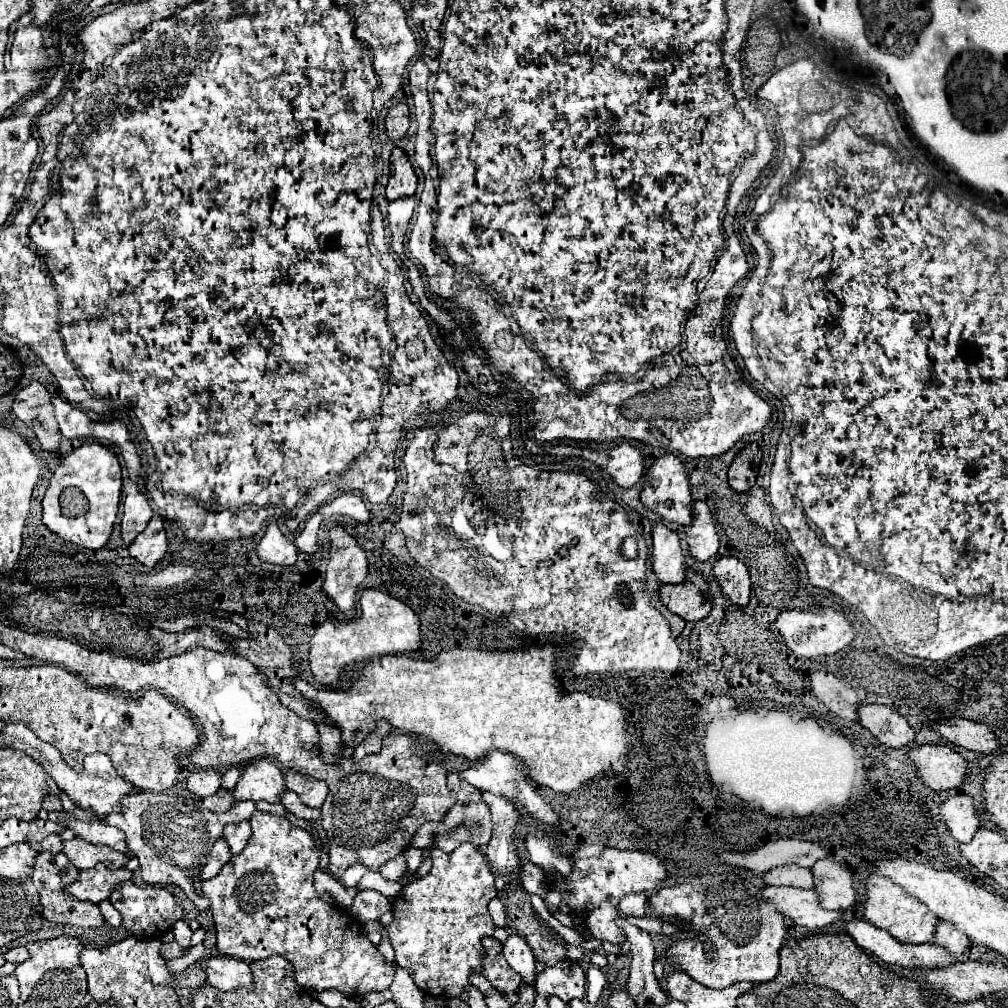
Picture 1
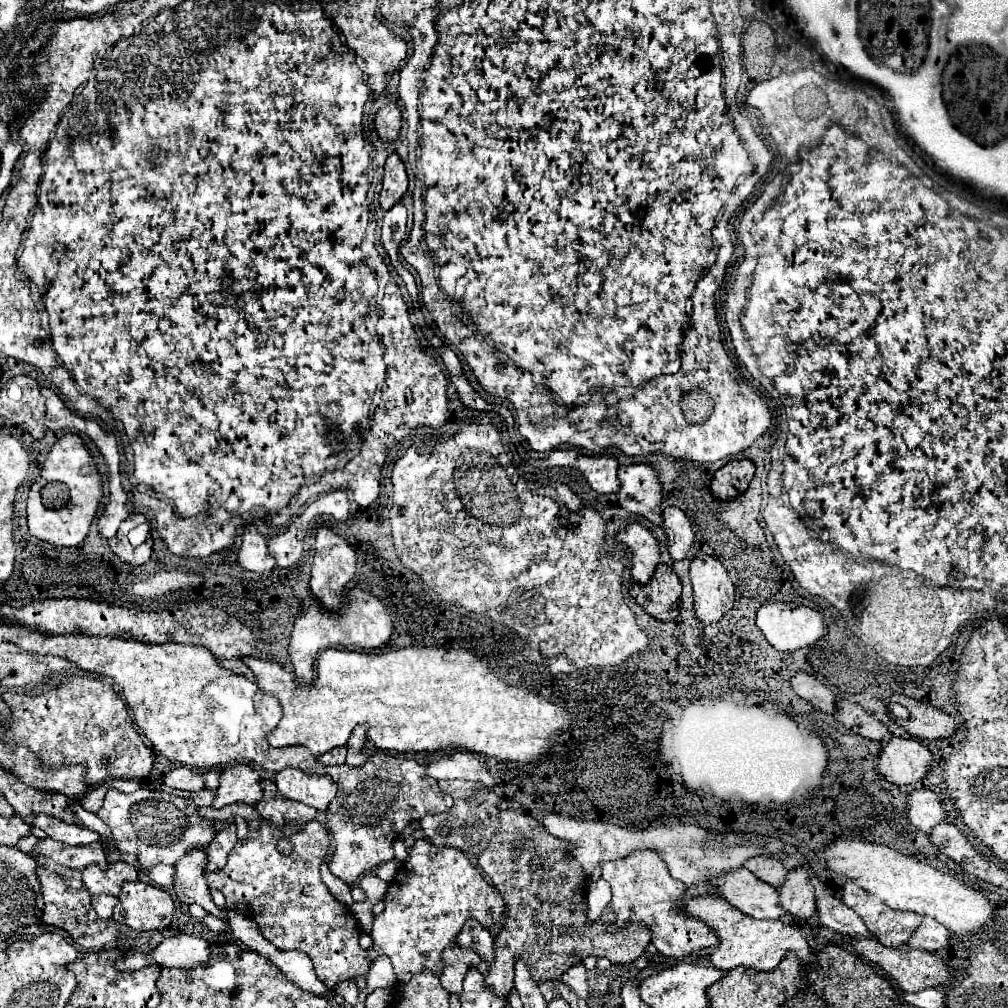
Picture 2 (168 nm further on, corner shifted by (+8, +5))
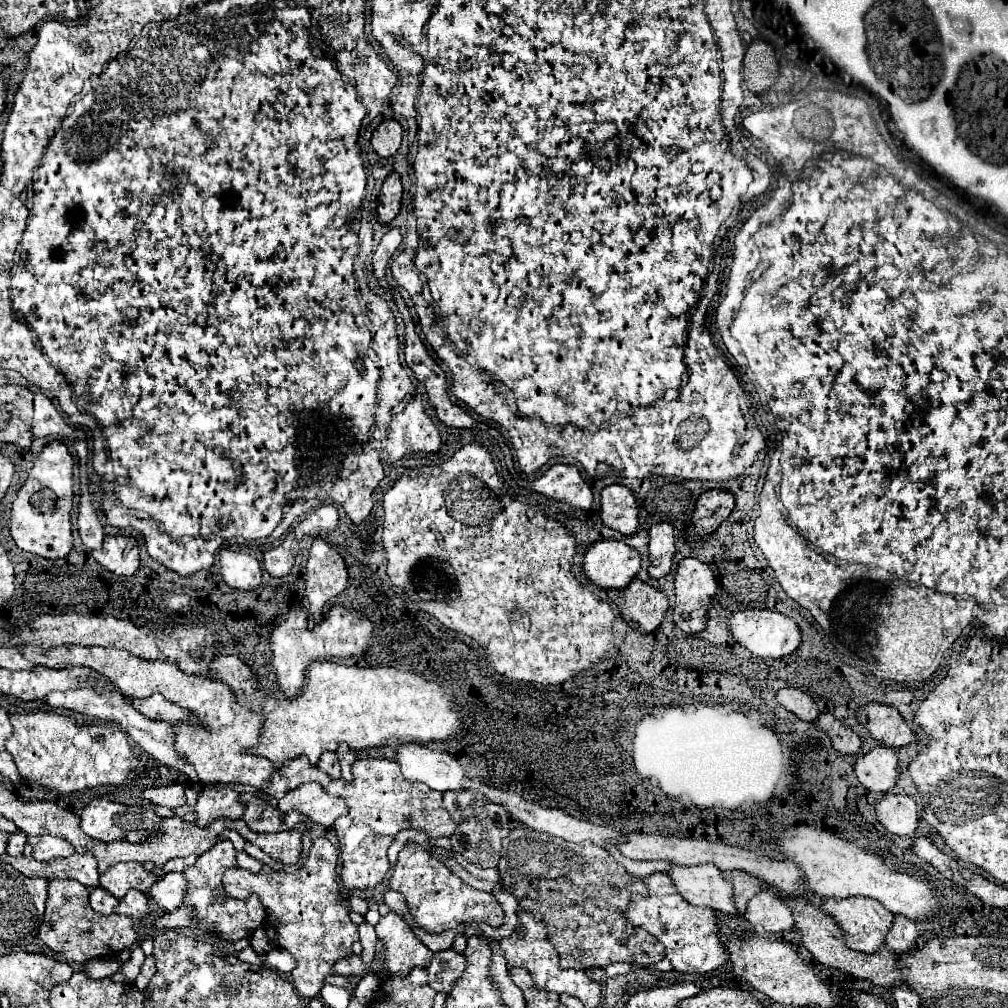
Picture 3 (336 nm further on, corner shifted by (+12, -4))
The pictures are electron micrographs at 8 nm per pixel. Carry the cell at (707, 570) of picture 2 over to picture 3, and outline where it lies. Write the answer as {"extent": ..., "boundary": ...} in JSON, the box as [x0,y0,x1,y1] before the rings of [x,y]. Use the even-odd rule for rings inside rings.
{"extent":[674,558,716,634],"boundary":[[[696,558],[680,560],[674,588],[674,624],[686,634],[702,632],[710,600],[716,594],[716,580],[710,566]]]}

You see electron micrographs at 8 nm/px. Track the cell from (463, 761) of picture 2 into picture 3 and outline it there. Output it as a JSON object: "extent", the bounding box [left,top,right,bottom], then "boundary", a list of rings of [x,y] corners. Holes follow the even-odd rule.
{"extent":[396,742,464,792],"boundary":[[[400,742],[396,762],[402,774],[412,782],[424,782],[438,792],[460,790],[464,770],[448,752],[432,750],[414,742]]]}

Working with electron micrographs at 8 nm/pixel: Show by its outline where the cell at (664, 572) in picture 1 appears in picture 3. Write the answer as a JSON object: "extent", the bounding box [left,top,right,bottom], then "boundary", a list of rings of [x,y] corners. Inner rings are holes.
{"extent":[582,540,640,588],"boundary":[[[602,540],[586,548],[582,570],[598,588],[624,588],[638,574],[640,554],[624,542]]]}

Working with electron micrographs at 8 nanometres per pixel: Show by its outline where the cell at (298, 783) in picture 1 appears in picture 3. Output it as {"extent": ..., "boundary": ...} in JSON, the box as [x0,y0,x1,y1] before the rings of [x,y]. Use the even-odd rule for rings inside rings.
{"extent":[278,782,348,826],"boundary":[[[308,782],[290,790],[282,800],[278,800],[278,808],[282,812],[296,810],[322,826],[332,826],[336,818],[348,814],[346,802],[324,792],[316,782]]]}

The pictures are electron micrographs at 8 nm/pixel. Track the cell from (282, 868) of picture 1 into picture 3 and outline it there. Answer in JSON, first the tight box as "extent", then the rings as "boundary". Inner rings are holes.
{"extent":[224,838,358,998],"boundary":[[[320,838],[312,844],[310,848],[310,858],[306,862],[304,868],[286,874],[286,872],[274,872],[272,868],[264,866],[260,874],[252,874],[246,872],[242,868],[230,868],[224,874],[224,890],[232,896],[232,898],[242,898],[246,900],[252,892],[258,894],[260,902],[266,908],[268,914],[268,924],[272,924],[272,928],[278,932],[278,940],[276,944],[284,950],[288,950],[290,954],[294,954],[294,958],[298,960],[298,966],[292,970],[292,982],[298,990],[300,998],[316,998],[320,994],[322,982],[324,978],[332,972],[332,964],[348,954],[352,954],[352,944],[354,940],[358,940],[358,926],[350,920],[350,906],[348,906],[348,896],[344,894],[344,888],[338,880],[338,850],[332,846],[332,842]]]}

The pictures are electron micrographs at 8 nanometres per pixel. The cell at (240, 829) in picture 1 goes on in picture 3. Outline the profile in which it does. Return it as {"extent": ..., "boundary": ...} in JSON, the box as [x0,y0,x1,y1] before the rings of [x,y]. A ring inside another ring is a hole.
{"extent":[150,840,266,942],"boundary":[[[222,840],[218,842],[218,846],[208,850],[206,854],[198,856],[198,860],[190,868],[184,868],[184,876],[188,880],[188,886],[184,892],[184,904],[170,914],[162,914],[154,918],[150,926],[156,930],[194,928],[202,934],[214,934],[226,942],[236,942],[240,938],[250,936],[264,922],[266,910],[256,896],[250,896],[248,900],[238,900],[224,892],[222,876],[228,868],[234,868],[234,866],[236,866],[236,850],[230,840]]]}

